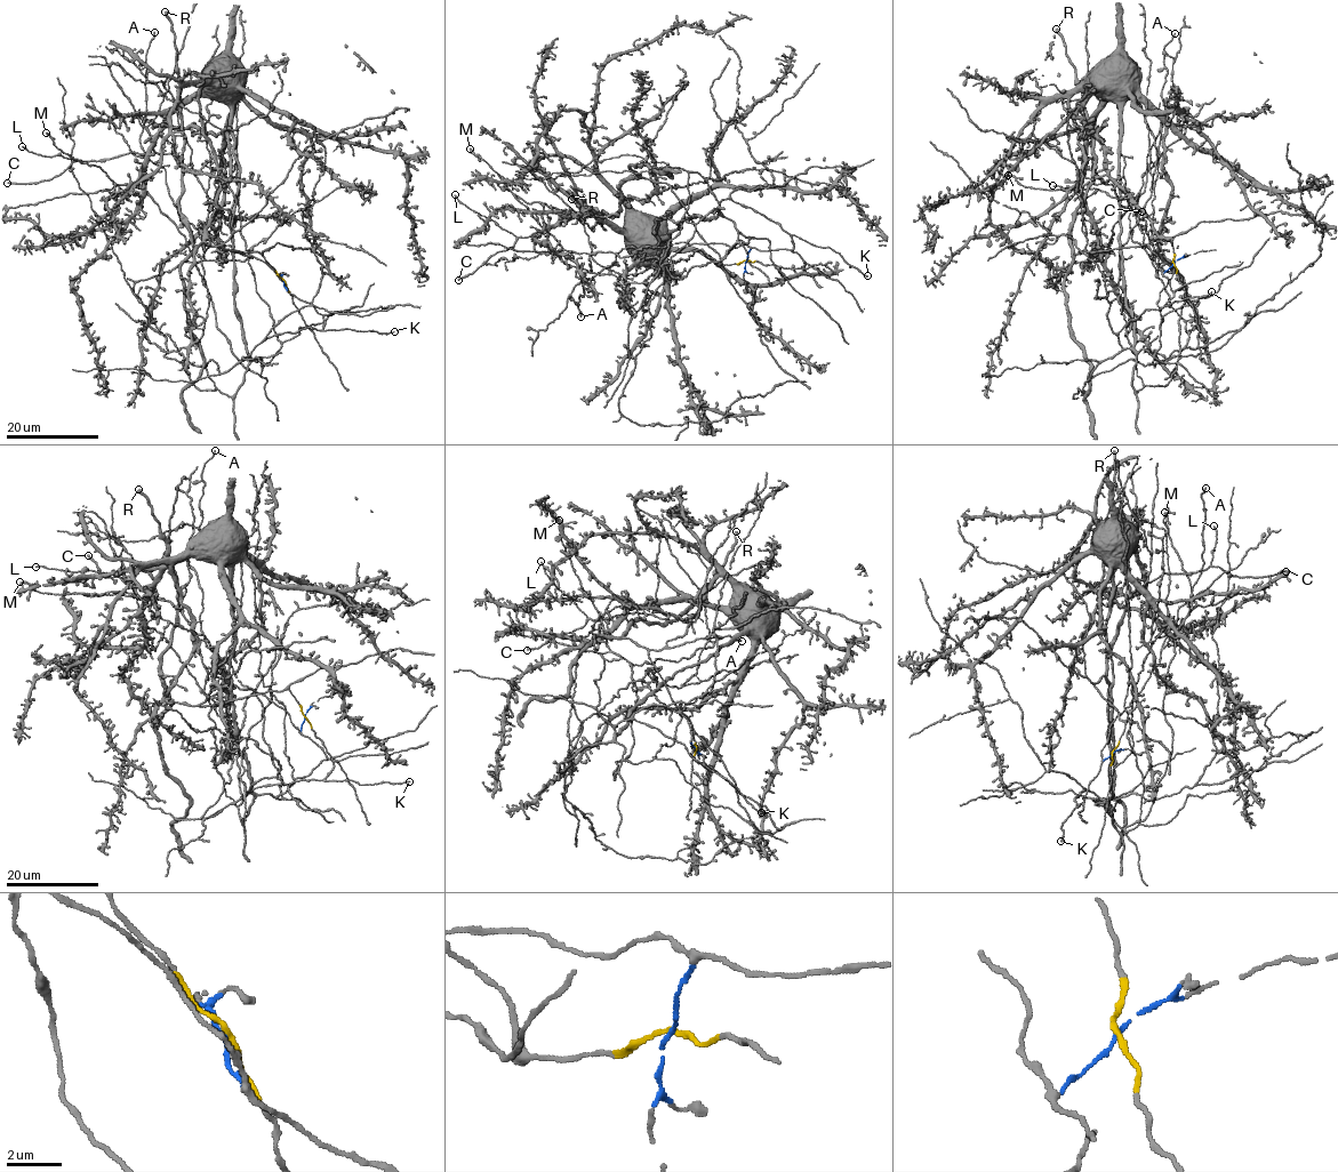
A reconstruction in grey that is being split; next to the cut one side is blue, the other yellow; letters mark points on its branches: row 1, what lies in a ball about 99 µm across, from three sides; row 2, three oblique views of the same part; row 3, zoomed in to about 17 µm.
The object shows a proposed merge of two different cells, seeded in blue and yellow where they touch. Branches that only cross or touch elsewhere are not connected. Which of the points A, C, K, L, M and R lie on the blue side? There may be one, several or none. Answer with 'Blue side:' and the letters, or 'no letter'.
Blue side: A, K, M

